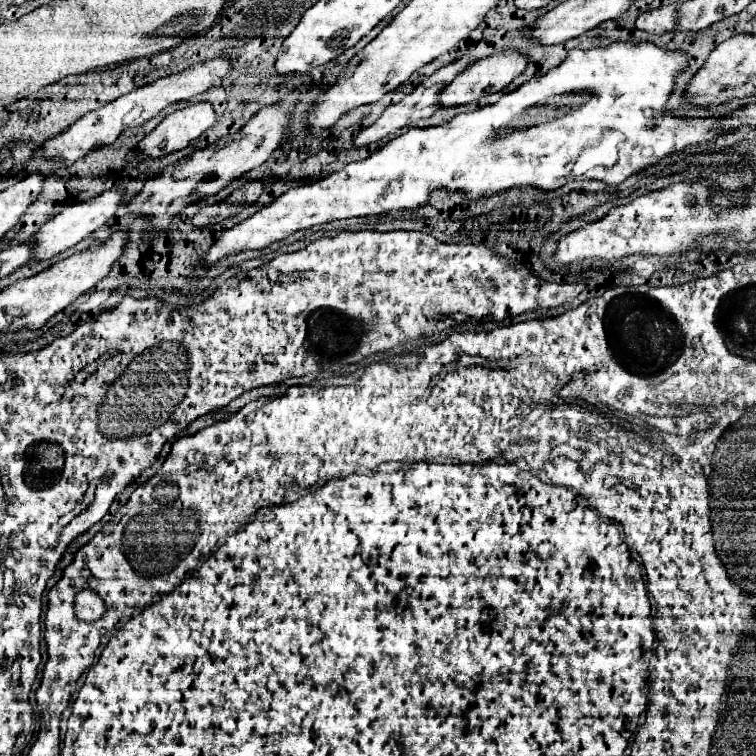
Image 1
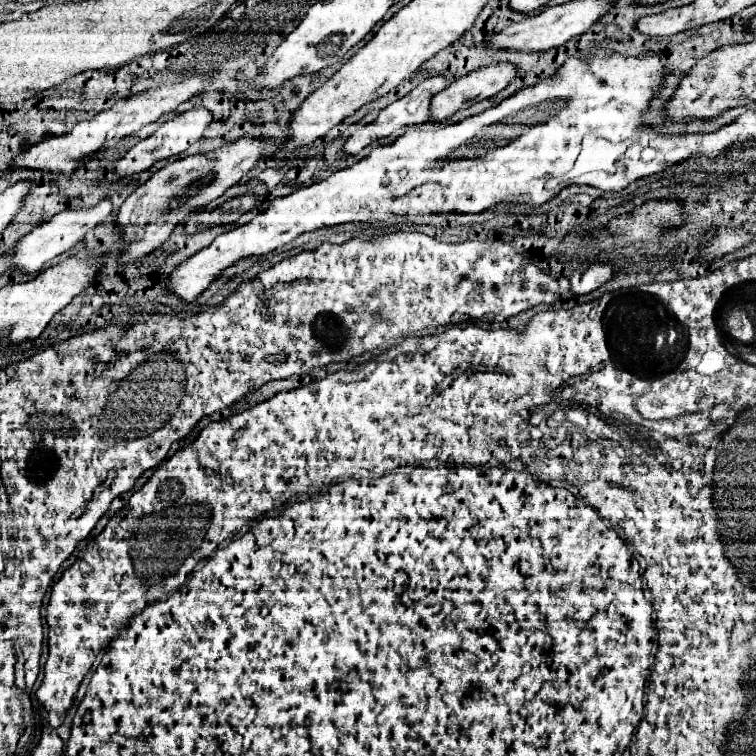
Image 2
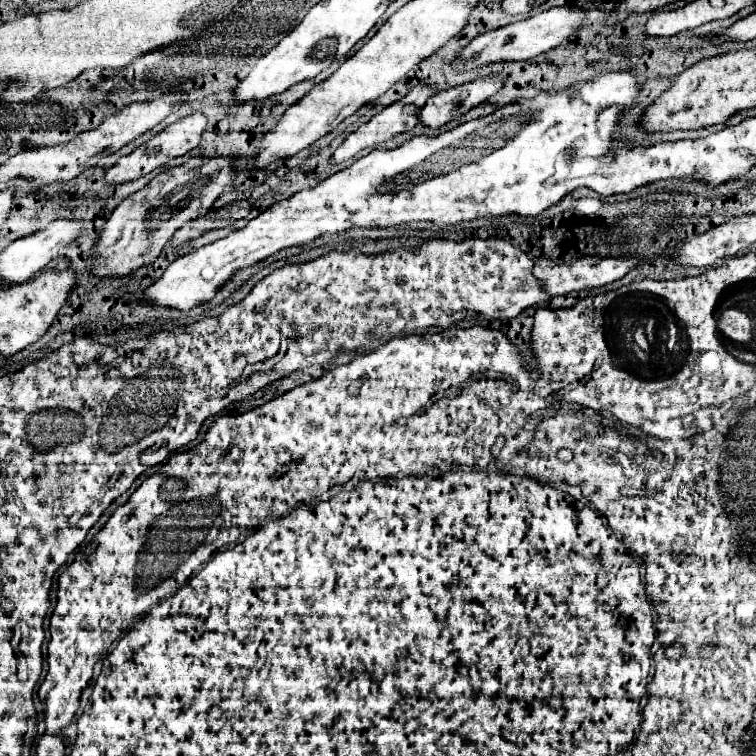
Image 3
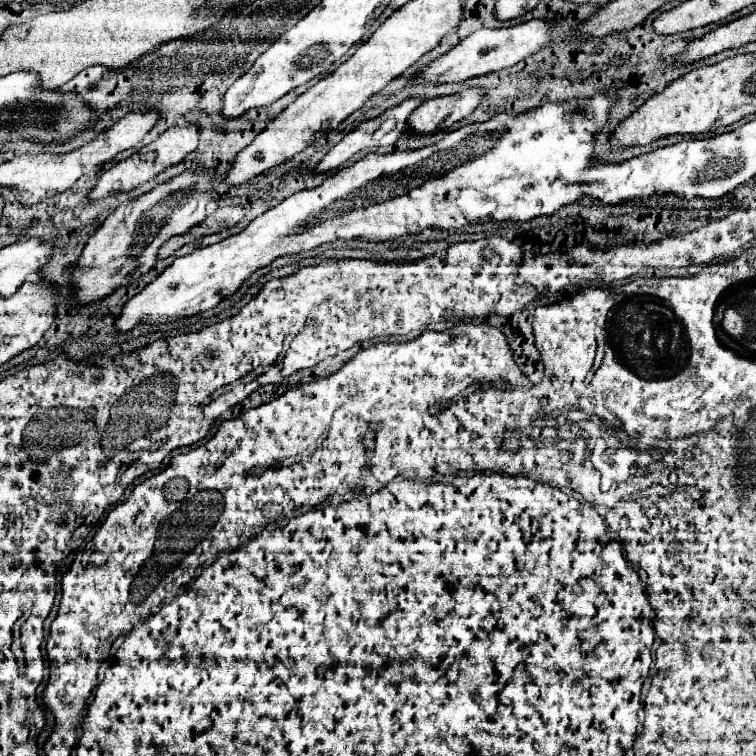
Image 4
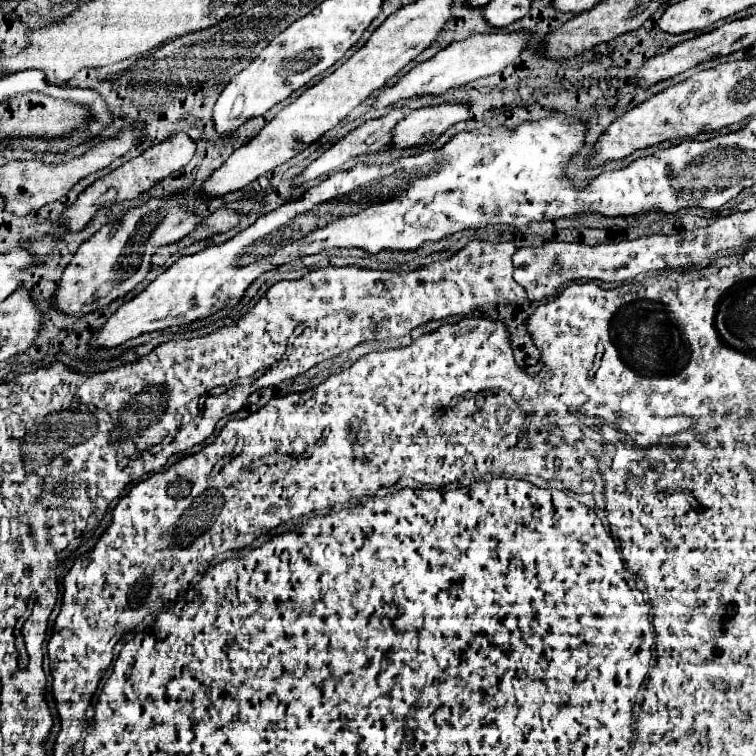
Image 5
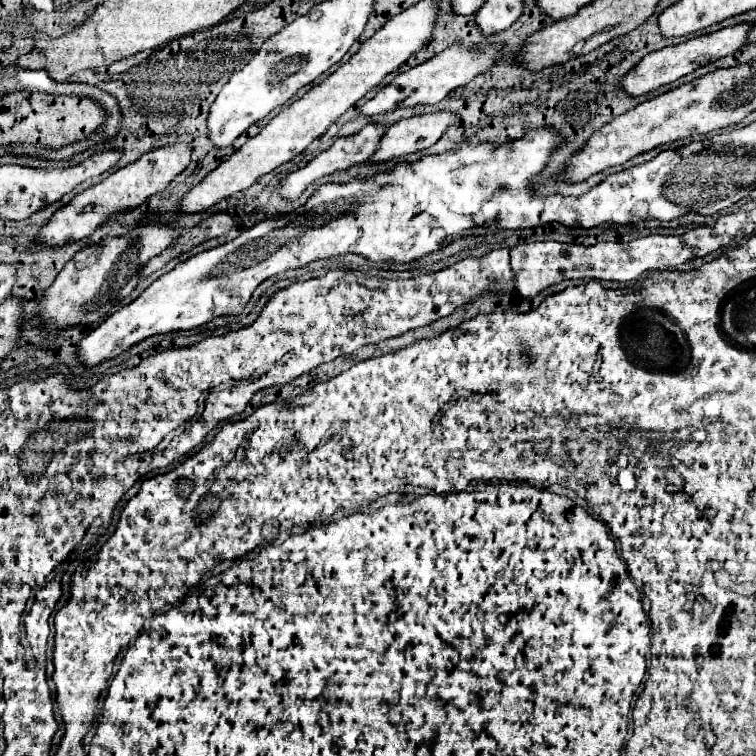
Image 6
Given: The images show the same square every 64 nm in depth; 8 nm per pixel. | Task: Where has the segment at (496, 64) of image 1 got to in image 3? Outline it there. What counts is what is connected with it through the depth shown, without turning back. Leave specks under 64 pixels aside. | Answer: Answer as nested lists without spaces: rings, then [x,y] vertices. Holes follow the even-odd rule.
[[[482,78],[474,80],[444,92],[436,92],[428,98],[424,108],[420,108],[420,122],[430,128],[440,128],[468,110],[480,106],[486,102],[492,94],[496,94],[502,88],[502,78]]]

